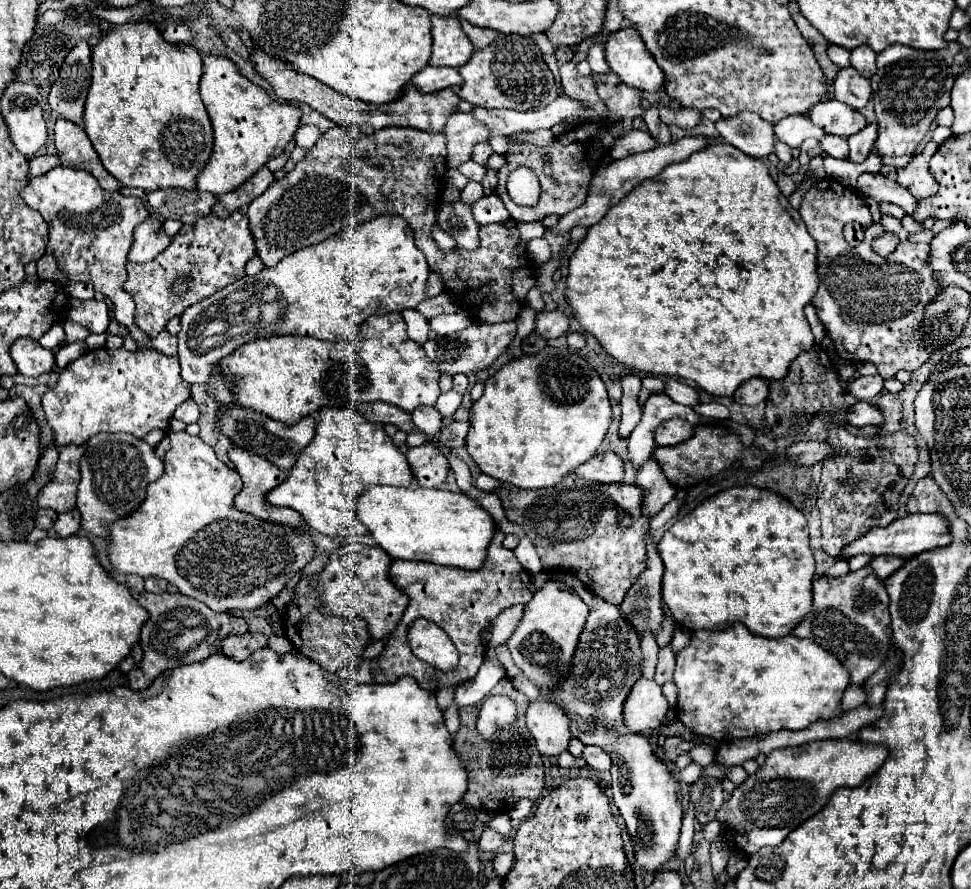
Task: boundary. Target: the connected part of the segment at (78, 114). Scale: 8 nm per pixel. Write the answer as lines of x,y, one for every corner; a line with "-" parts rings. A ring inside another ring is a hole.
83,40
79,42
65,58
63,66
61,66
61,74
57,78
57,82
51,86
49,92
49,106
53,112
57,112
61,118
81,126
83,122
83,106
85,106
85,96
91,84
91,46

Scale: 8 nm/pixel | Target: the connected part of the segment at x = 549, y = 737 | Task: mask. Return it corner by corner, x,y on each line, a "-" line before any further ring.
541,698
529,702
525,718
527,718
527,728
535,738
537,750
543,756
559,756
563,750
567,750
567,744
571,740
569,732
571,720
563,708

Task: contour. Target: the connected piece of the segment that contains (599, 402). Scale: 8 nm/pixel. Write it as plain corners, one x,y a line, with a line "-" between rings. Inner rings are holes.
545,346
537,354
523,354
507,362
485,380
483,396
470,409
471,430
465,448
483,474
519,488
545,488
561,482
563,476
595,454
611,426
611,416
609,394
597,370
567,346

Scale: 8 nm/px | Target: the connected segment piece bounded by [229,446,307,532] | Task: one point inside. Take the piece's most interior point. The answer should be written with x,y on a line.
259,476

